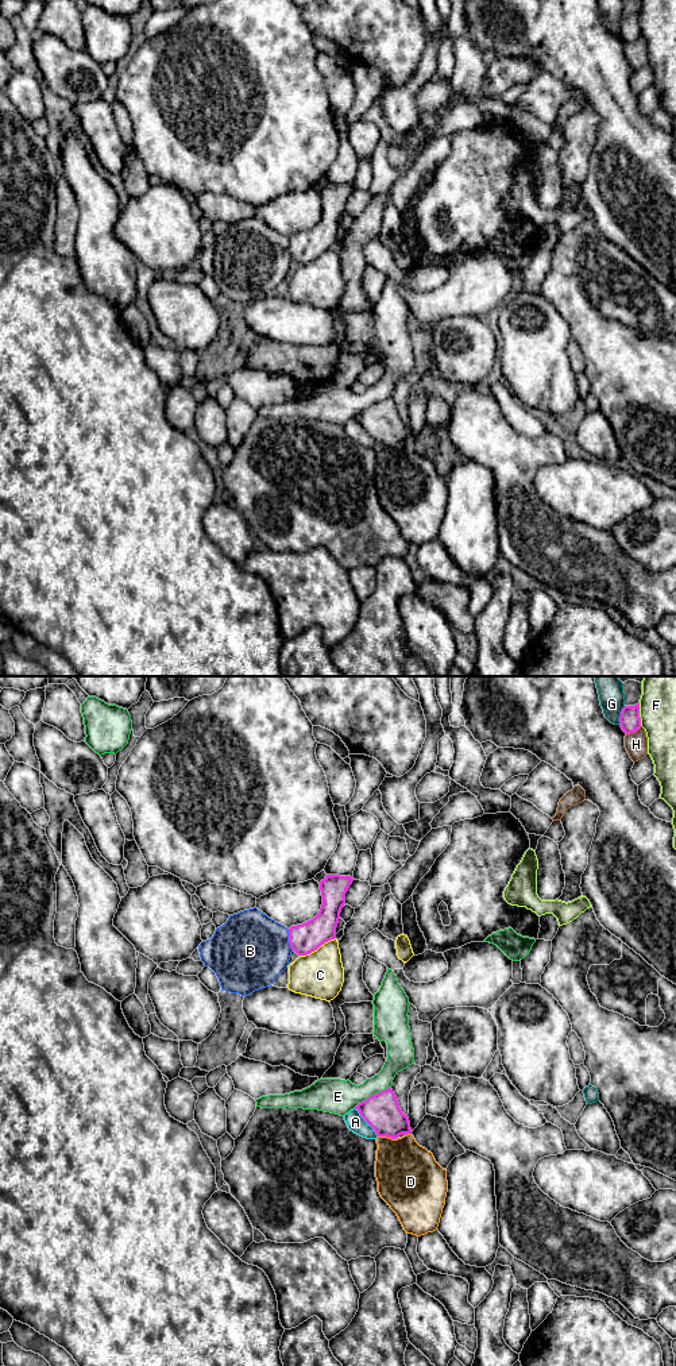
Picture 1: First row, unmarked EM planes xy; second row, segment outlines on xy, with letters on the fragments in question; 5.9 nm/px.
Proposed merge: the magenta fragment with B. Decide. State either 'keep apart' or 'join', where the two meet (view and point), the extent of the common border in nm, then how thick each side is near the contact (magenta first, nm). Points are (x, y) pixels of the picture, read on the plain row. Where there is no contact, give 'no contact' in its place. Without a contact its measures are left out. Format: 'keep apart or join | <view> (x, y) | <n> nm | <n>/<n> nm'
keep apart | xy (289, 249) | 130 nm | 180/460 nm

